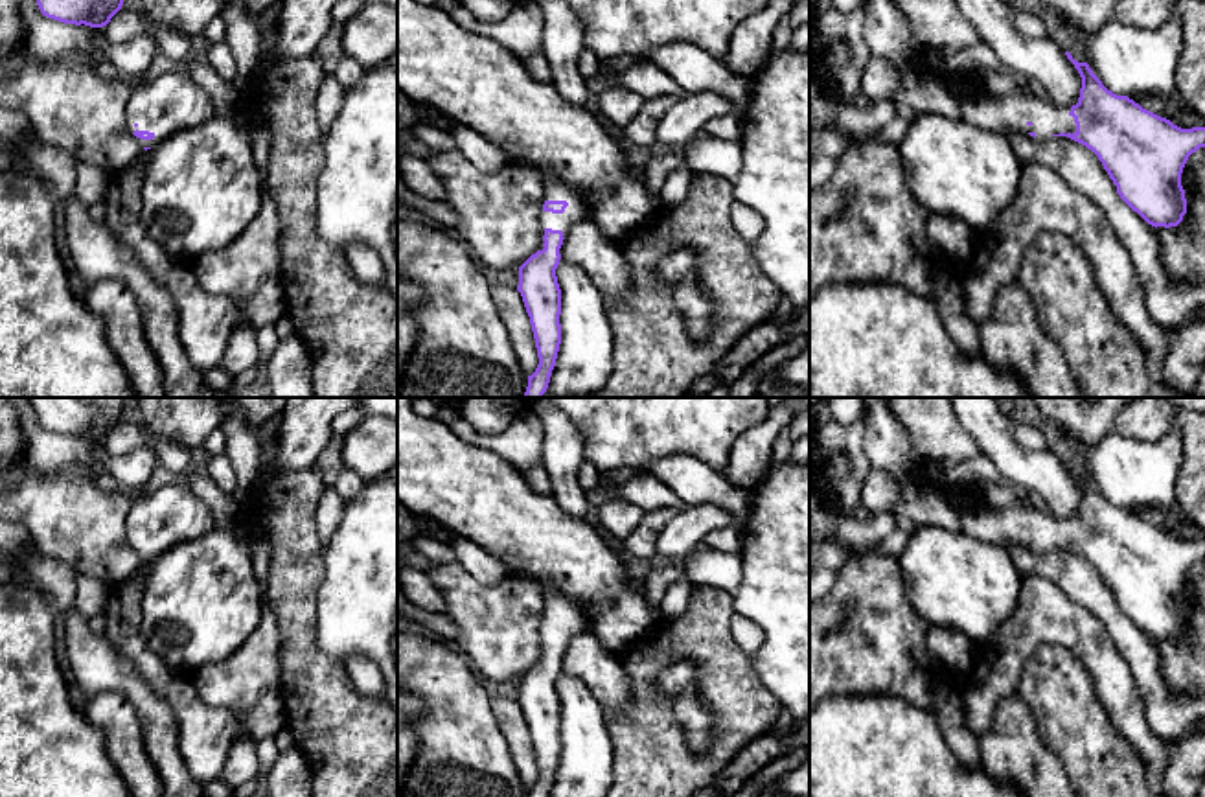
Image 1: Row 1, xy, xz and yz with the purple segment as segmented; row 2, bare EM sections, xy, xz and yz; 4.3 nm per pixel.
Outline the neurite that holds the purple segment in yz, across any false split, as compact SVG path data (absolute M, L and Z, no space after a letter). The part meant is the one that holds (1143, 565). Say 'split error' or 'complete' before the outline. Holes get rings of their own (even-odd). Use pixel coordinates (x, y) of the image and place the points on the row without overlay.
split error | M1069 464L1067 471L1082 490L1078 515L1062 519L1034 506L1010 506L988 510L970 506L960 510L962 534L988 543L1006 547L1010 543L1028 545L1030 549L1067 549L1091 561L1109 591L1117 598L1120 611L1152 639L1177 639L1187 626L1185 602L1181 598L1183 580L1192 565L1205 560L1205 539L1181 541L1170 532L1161 530L1128 508L1107 502L1093 486L1087 475L1078 475Z

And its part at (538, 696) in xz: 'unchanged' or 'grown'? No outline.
grown

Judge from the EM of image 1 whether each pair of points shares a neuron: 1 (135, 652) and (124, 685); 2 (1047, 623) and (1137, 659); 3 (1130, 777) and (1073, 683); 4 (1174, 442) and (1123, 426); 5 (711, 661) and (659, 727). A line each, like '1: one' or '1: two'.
1: two
2: two
3: one
4: two
5: one

